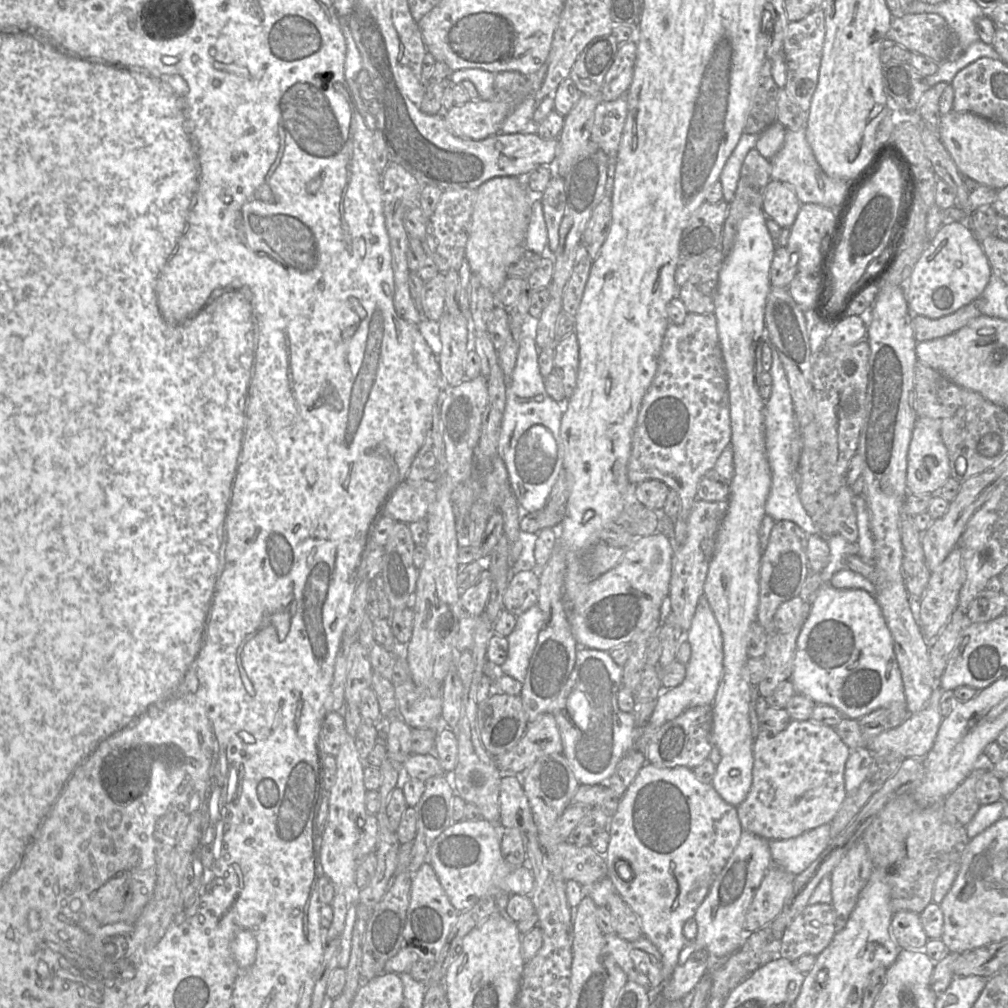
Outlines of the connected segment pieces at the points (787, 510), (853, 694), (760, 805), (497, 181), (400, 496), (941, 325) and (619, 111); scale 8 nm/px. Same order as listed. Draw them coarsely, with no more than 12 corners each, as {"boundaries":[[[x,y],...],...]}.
{"boundaries":[[[770,345],[772,390],[764,427],[771,488],[765,513],[822,535],[799,496],[791,461],[796,418],[788,380]],[[822,585],[797,694],[858,720],[906,702],[875,596]],[[792,720],[754,740],[743,831],[786,840],[830,824],[851,749]],[[524,178],[476,190],[465,259],[496,294],[505,255],[524,242],[533,194]],[[403,481],[382,513],[406,524],[425,520],[434,481]],[[978,297],[938,319],[914,315],[916,341],[933,340],[958,331],[982,315]],[[625,96],[600,100],[590,140],[616,159],[627,112]]]}

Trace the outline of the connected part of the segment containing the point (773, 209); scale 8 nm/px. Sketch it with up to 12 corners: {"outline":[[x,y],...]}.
{"outline":[[771,179],[762,210],[791,228],[801,207],[789,184]]}

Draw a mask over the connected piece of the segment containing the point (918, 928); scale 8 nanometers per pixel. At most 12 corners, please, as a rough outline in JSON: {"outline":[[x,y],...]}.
{"outline":[[893,914],[891,933],[901,950],[923,950],[928,940],[920,915]]}

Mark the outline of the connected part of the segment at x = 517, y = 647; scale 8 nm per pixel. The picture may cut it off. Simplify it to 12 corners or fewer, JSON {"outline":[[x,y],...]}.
{"outline":[[543,614],[517,616],[501,670],[523,684]]}

